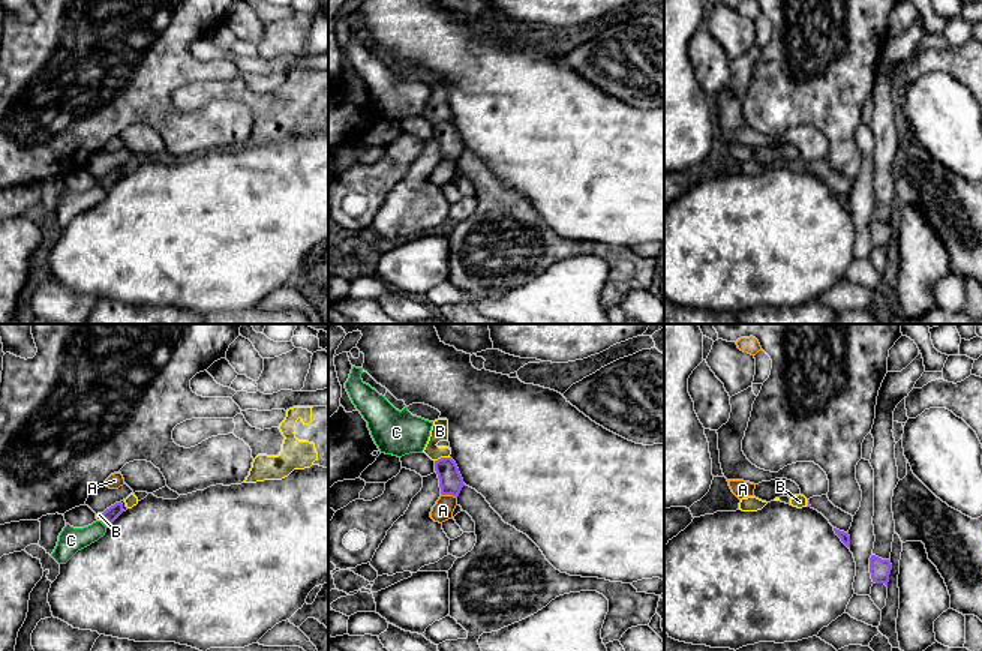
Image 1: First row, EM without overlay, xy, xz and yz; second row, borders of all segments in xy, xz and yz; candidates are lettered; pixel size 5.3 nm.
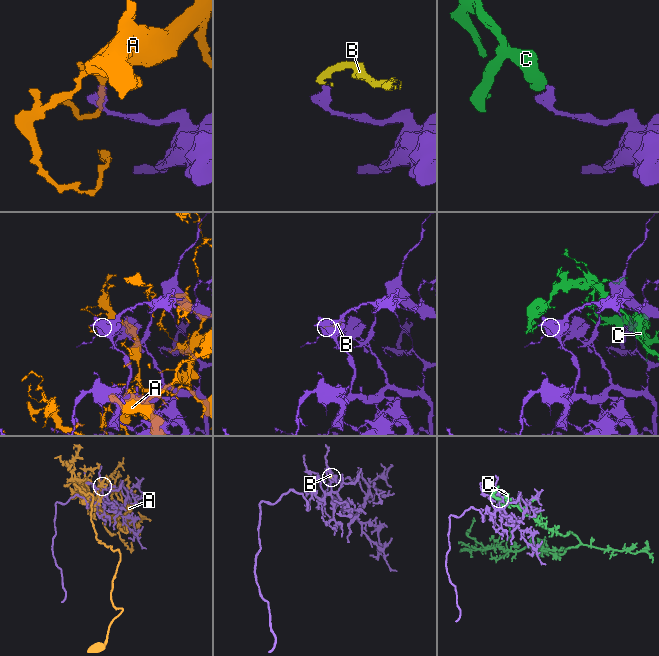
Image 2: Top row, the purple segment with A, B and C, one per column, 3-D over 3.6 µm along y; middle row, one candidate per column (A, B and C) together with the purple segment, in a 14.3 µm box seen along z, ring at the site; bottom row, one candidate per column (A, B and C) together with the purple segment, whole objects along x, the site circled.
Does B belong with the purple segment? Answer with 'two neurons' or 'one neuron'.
two neurons

